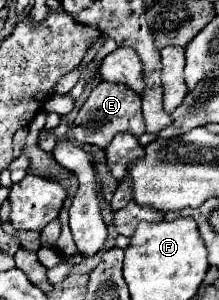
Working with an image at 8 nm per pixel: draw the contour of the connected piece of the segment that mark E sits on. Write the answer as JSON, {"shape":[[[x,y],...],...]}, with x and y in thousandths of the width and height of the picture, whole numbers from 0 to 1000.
{"shape":[[[457,273],[447,287],[420,293],[411,320],[374,347],[374,360],[329,413],[329,447],[365,480],[438,480],[447,493],[484,493],[502,480],[502,467],[548,440],[584,440],[621,460],[667,440],[658,393],[648,393],[648,327],[621,320],[566,280]]]}

